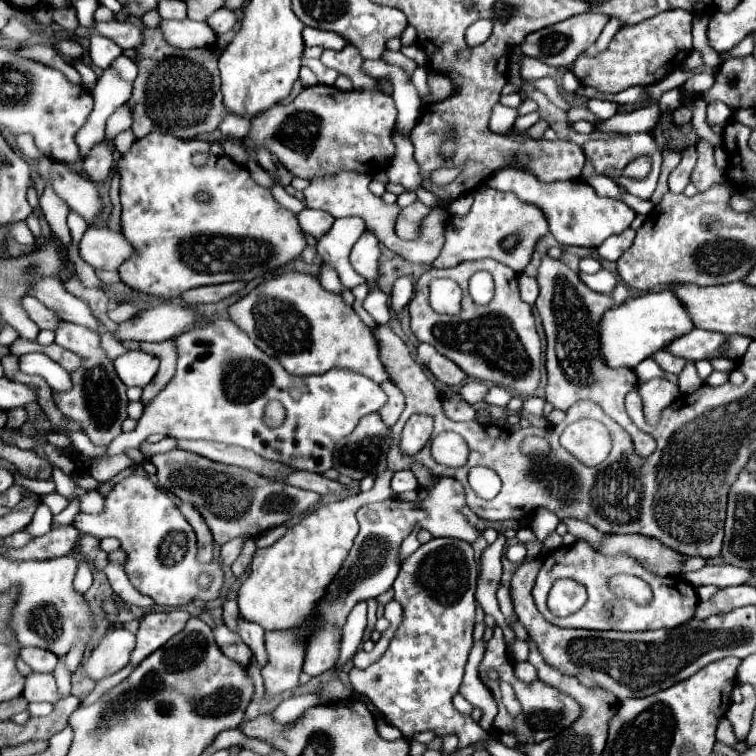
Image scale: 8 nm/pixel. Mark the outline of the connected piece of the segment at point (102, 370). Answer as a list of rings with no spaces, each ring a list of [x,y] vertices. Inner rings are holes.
[[[62,322],[60,328],[56,330],[56,344],[76,352],[82,358],[82,366],[70,372],[72,378],[72,388],[66,392],[52,392],[52,400],[56,408],[66,416],[68,420],[74,420],[82,426],[82,430],[88,434],[92,444],[96,446],[108,446],[118,434],[122,434],[122,422],[128,418],[126,406],[126,386],[118,378],[112,360],[108,360],[102,344],[100,344],[100,334],[96,334],[90,328]]]

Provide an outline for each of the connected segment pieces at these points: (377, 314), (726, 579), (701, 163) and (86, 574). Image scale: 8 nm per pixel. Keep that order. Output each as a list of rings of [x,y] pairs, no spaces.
[[[380,286],[370,288],[370,292],[368,292],[362,308],[364,308],[366,312],[370,312],[370,314],[372,314],[380,324],[384,324],[384,326],[388,326],[390,320],[392,320],[392,312],[390,312],[390,308],[388,308],[388,294],[386,294]]]
[[[706,564],[698,572],[686,572],[682,578],[690,582],[694,588],[704,586],[704,584],[714,584],[720,588],[734,586],[734,584],[744,584],[754,576],[754,570],[742,570],[738,566],[730,564]]]
[[[700,140],[696,150],[698,150],[698,162],[696,162],[696,168],[690,174],[690,182],[700,192],[704,192],[704,190],[724,182],[726,180],[726,172],[716,166],[716,162],[714,162],[714,148],[708,142]]]
[[[82,560],[80,566],[78,566],[78,572],[74,576],[74,590],[80,592],[80,594],[84,594],[90,586],[92,586],[92,572],[90,572],[88,562]]]

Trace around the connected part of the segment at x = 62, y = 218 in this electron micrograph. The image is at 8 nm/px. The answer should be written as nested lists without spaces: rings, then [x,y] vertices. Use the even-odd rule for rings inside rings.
[[[46,180],[46,188],[44,194],[40,196],[40,208],[50,224],[50,228],[60,236],[62,244],[68,248],[70,244],[70,232],[66,226],[66,216],[70,214],[70,206],[50,188],[50,182]]]

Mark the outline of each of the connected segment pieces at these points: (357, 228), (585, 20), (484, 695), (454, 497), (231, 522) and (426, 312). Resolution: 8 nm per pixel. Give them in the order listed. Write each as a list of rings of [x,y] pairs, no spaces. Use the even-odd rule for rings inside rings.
[[[358,216],[338,218],[334,222],[334,226],[330,228],[330,232],[326,232],[326,236],[318,238],[316,250],[322,256],[322,262],[338,272],[338,276],[346,288],[354,288],[354,286],[366,282],[364,276],[360,276],[348,260],[352,246],[356,244],[356,240],[362,236],[364,230],[366,230],[366,224]]]
[[[596,12],[578,14],[578,16],[572,16],[564,22],[558,22],[554,26],[548,26],[548,28],[542,28],[542,30],[528,34],[524,38],[524,42],[520,44],[520,50],[526,56],[540,58],[548,66],[570,66],[588,46],[592,46],[596,42],[596,38],[600,36],[606,22],[608,22],[608,16],[602,16],[602,14],[596,14]]]
[[[478,640],[472,646],[472,652],[470,652],[470,658],[468,658],[468,666],[465,668],[462,686],[460,686],[460,694],[474,708],[480,708],[484,712],[480,724],[492,724],[498,708],[496,708],[496,702],[494,702],[490,690],[478,678],[478,664],[480,664],[480,660],[484,656],[484,648],[486,648],[486,640]]]
[[[440,478],[434,490],[430,490],[430,498],[426,502],[402,502],[402,500],[386,500],[378,504],[366,504],[356,512],[360,532],[354,538],[354,546],[346,556],[340,572],[326,588],[326,594],[318,600],[314,608],[314,626],[322,628],[326,624],[342,628],[350,610],[362,602],[376,598],[392,588],[392,582],[398,576],[398,548],[402,540],[412,532],[414,524],[428,530],[433,537],[458,538],[466,542],[474,542],[478,532],[476,528],[460,514],[460,508],[466,506],[464,488],[454,478]]]
[[[186,450],[156,454],[152,456],[152,464],[158,470],[156,476],[160,488],[176,494],[180,500],[192,502],[198,512],[202,512],[216,544],[226,544],[236,536],[258,536],[268,528],[298,522],[320,500],[320,496],[310,490],[278,480],[266,480],[264,476],[254,476],[254,472],[246,472],[244,468],[212,462]]]
[[[484,258],[484,260],[468,260],[448,270],[428,270],[416,282],[414,298],[408,304],[412,318],[412,332],[420,342],[432,344],[442,356],[454,360],[472,380],[494,382],[512,390],[518,396],[534,396],[540,384],[540,358],[542,346],[536,330],[536,318],[532,314],[532,306],[522,302],[518,292],[518,274],[508,266]],[[486,270],[494,276],[496,294],[488,306],[476,306],[468,294],[468,280],[474,272]],[[432,278],[452,278],[462,288],[462,310],[456,316],[438,314],[428,304],[428,284]]]

